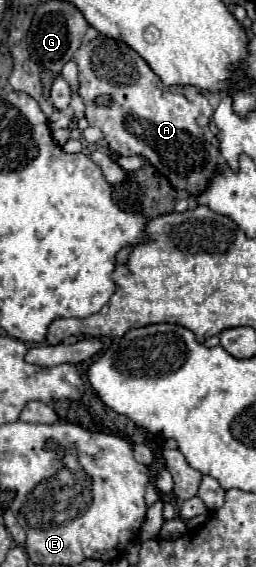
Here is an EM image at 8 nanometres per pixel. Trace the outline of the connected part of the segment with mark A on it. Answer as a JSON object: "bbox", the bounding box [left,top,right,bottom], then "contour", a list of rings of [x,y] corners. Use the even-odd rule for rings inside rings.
{"bbox":[73,35,221,197],"contour":[[[97,35],[93,41],[83,43],[79,51],[73,55],[73,61],[79,67],[79,83],[81,83],[79,95],[87,107],[85,119],[89,121],[89,125],[95,125],[103,131],[109,149],[123,157],[135,153],[143,155],[157,171],[161,171],[171,181],[179,197],[199,195],[203,187],[207,187],[207,181],[215,175],[215,169],[221,163],[217,137],[209,129],[213,107],[209,105],[207,97],[201,95],[197,87],[191,85],[173,85],[173,87],[163,85],[163,81],[153,73],[153,69],[145,63],[145,59],[137,51],[133,51],[127,43],[105,35]],[[103,93],[109,93],[113,97],[113,107],[97,107],[93,103],[93,99]]]}

